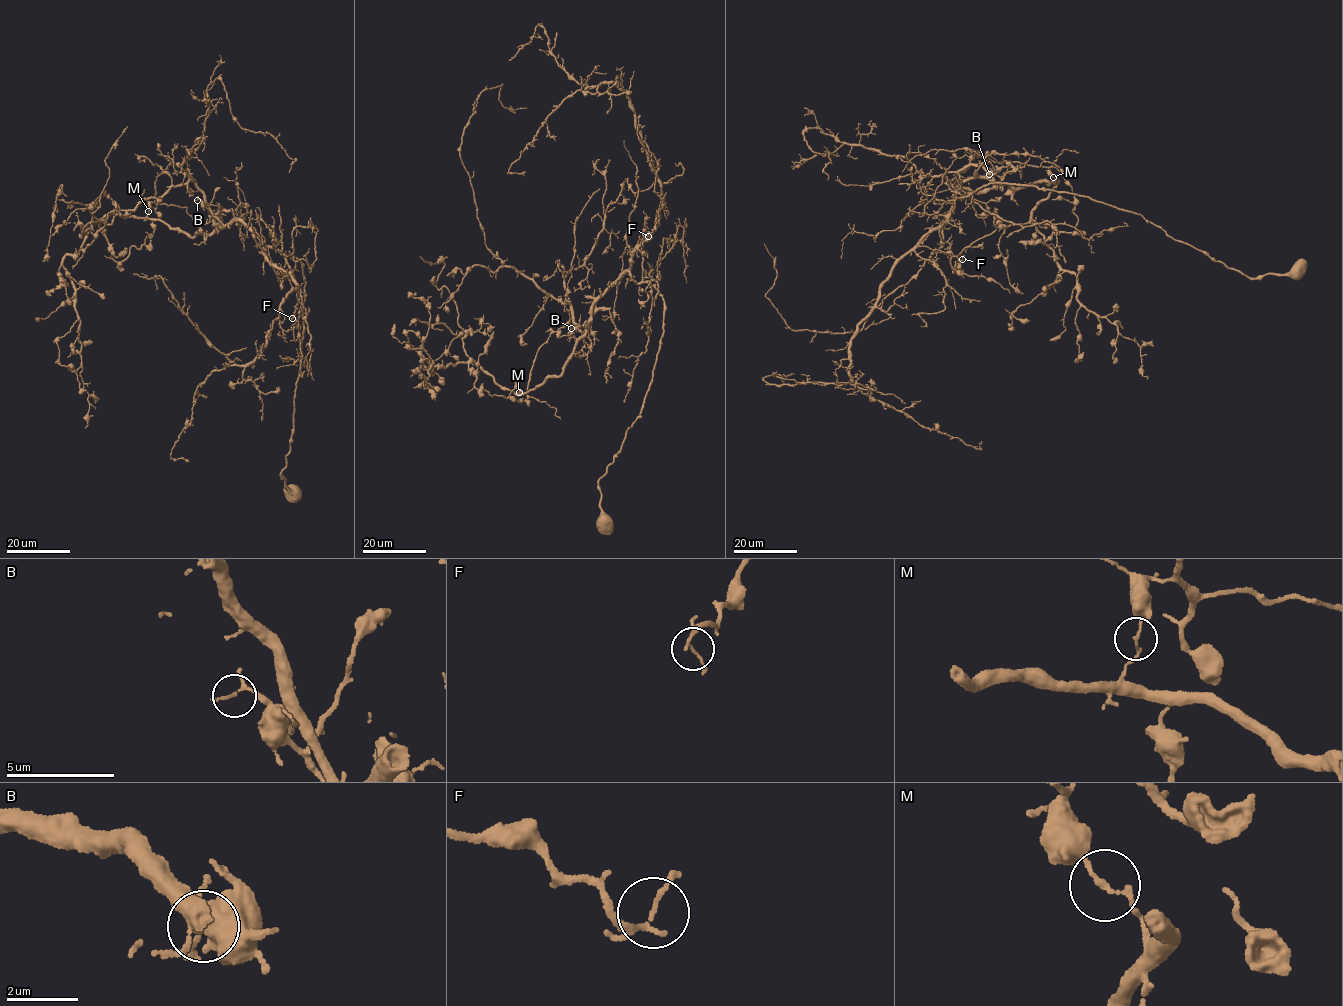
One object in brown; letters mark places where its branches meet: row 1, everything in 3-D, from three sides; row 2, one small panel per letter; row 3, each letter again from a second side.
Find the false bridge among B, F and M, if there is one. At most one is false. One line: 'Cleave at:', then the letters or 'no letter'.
Cleave at: M

